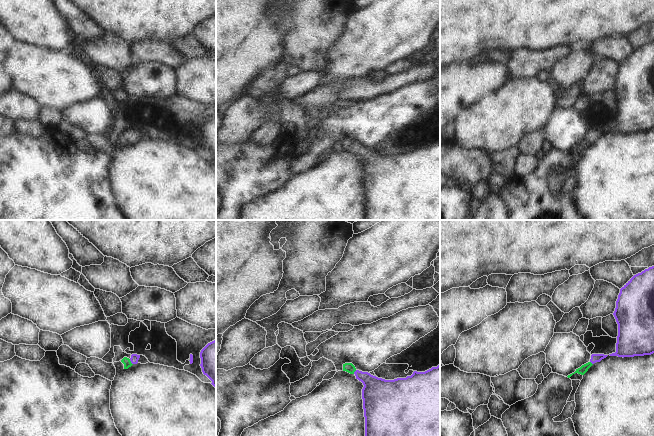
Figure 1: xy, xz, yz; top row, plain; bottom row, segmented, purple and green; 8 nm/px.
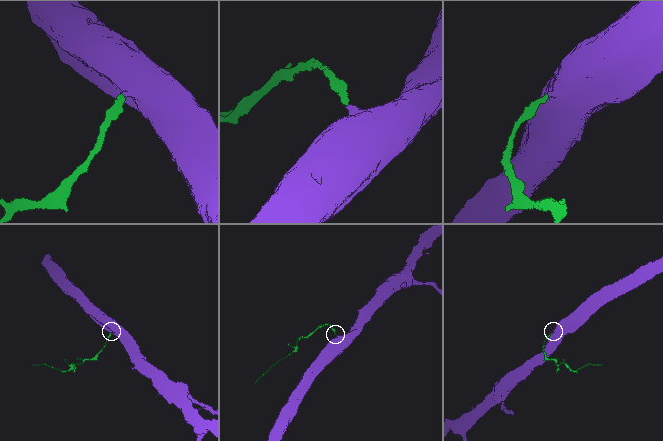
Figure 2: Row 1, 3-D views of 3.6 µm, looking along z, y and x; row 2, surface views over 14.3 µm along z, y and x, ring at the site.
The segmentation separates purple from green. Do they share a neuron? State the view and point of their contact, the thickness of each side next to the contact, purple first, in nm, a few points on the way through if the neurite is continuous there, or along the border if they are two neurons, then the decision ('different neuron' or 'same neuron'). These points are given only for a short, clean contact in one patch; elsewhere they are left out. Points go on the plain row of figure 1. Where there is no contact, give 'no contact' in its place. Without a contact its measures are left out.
contact xy (131, 138); calibres 70 and 70 nm; way xy (134, 134), (131, 138), (126, 137); same neuron

